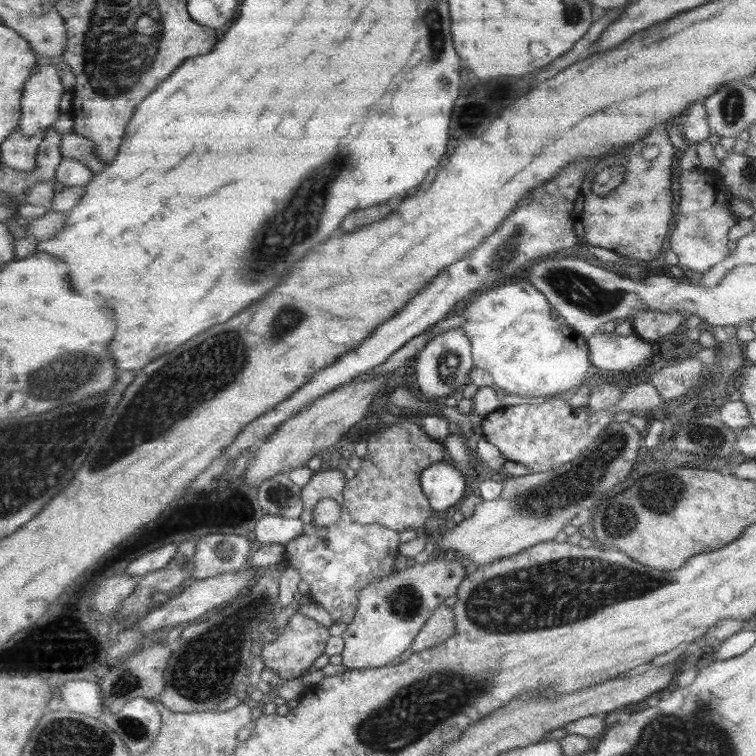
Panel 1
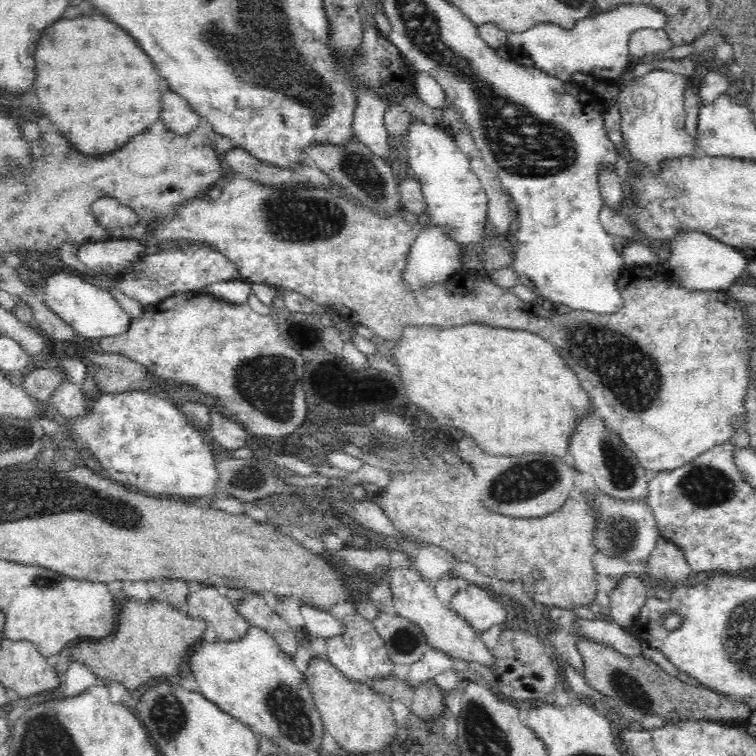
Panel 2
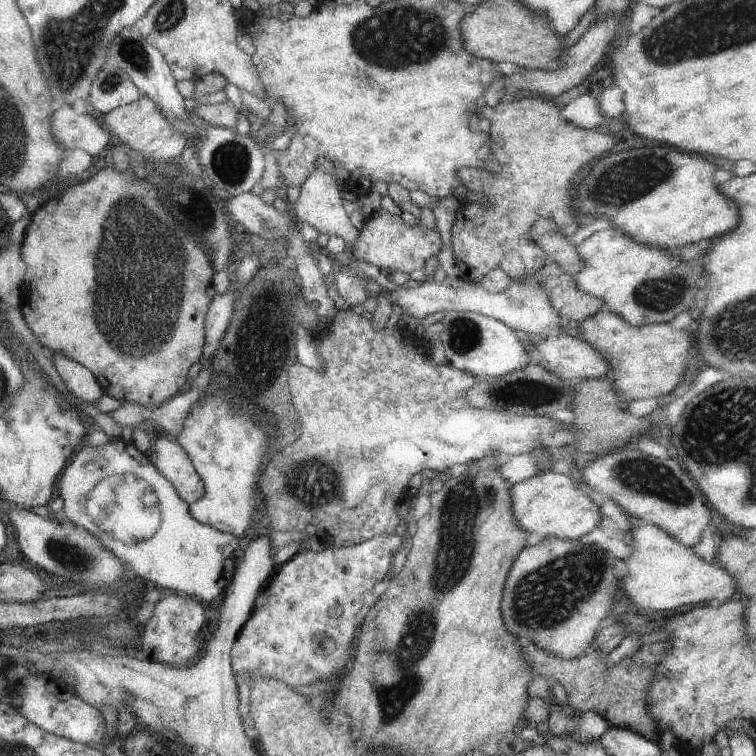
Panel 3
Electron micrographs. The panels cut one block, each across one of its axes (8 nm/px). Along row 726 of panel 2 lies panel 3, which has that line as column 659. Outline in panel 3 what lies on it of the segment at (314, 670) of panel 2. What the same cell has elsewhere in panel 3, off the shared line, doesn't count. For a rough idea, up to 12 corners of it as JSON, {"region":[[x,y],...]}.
{"region":[[609,310],[581,340],[607,361],[623,401],[660,399],[681,382],[693,334],[632,327]]}

